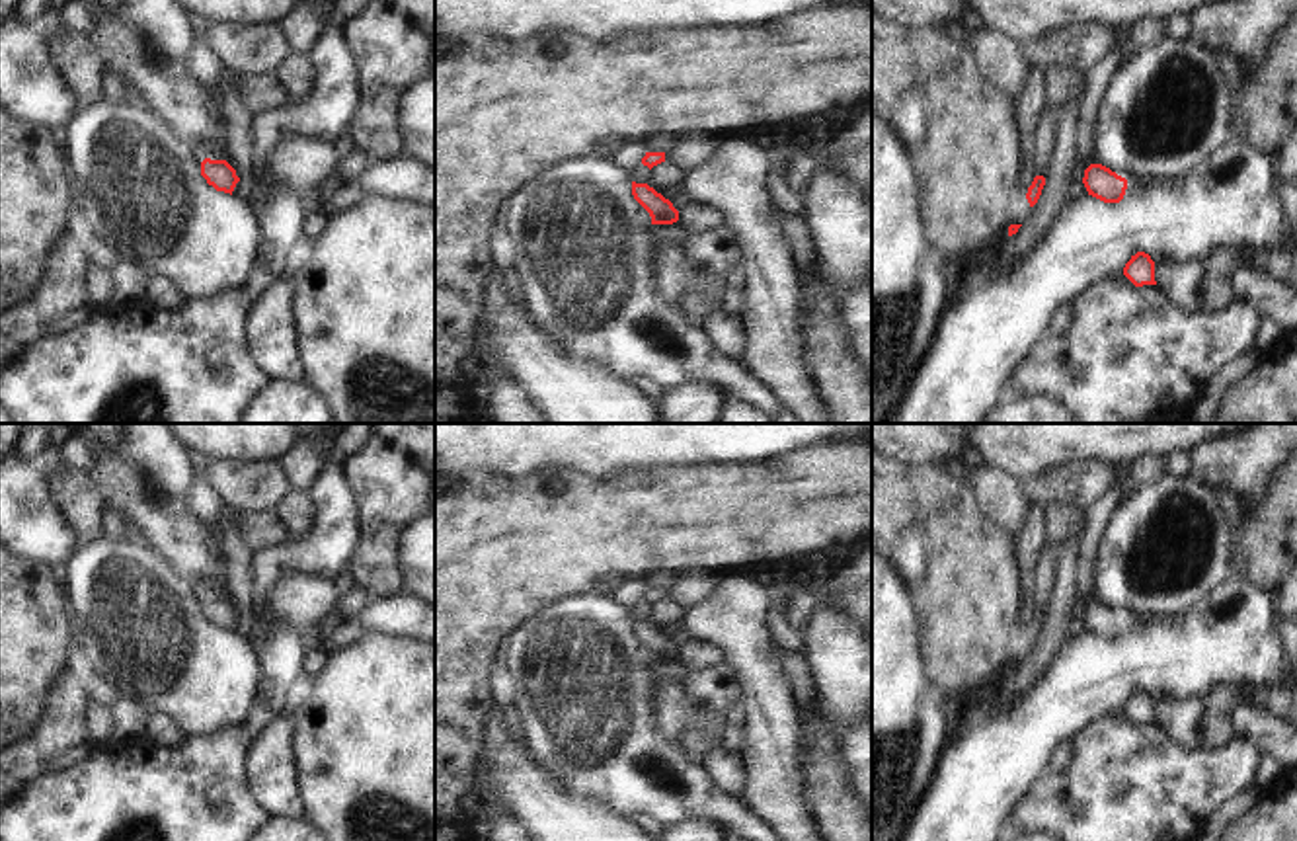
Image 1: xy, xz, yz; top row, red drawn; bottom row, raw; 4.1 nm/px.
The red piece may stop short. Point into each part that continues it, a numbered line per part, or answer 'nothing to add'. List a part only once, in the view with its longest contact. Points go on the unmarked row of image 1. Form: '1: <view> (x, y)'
nothing to add

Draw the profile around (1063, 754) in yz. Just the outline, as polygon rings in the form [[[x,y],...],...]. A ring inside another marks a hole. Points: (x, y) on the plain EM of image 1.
[[[1067,740],[1057,745],[1057,749],[1049,761],[1049,773],[1059,777],[1069,767],[1071,759],[1073,759],[1073,741]]]

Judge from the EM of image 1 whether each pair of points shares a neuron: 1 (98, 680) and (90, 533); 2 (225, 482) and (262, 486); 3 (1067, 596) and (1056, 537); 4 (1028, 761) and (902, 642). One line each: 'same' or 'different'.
1: different
2: same
3: different
4: different

